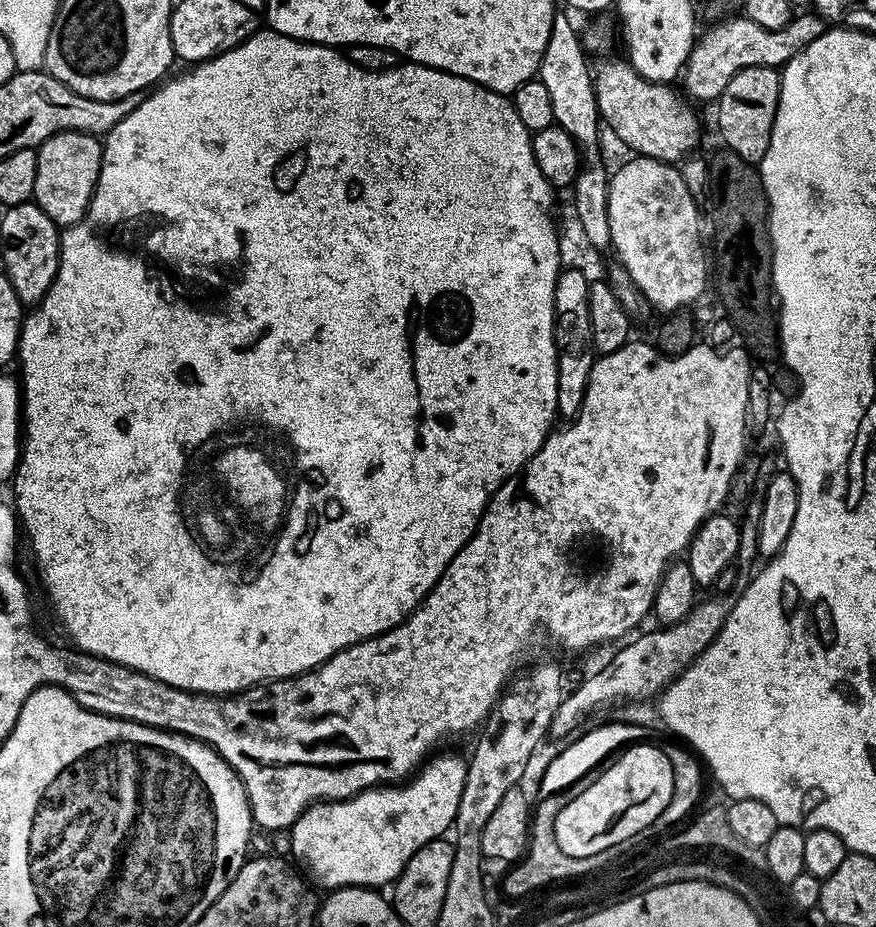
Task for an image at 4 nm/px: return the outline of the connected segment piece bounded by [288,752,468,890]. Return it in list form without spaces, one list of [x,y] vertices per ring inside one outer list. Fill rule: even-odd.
[[[442,753],[429,757],[407,782],[368,788],[350,799],[320,801],[307,808],[288,832],[293,861],[305,879],[325,890],[343,886],[382,888],[386,883],[393,883],[404,872],[409,858],[422,845],[445,835],[455,821],[468,773],[467,761],[454,754]]]

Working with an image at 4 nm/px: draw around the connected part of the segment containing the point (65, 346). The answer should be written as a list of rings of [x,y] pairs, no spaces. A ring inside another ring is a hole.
[[[260,30],[260,31],[258,31],[258,32],[256,32],[256,34],[255,34],[255,35],[252,35],[252,36],[251,36],[251,37],[249,37],[249,39],[248,39],[248,40],[246,40],[246,41],[243,41],[243,42],[242,42],[242,43],[241,43],[241,44],[240,44],[240,45],[238,45],[238,46],[237,46],[237,47],[236,47],[236,48],[234,48],[234,49],[232,49],[232,50],[231,50],[231,51],[225,51],[225,52],[222,52],[222,53],[220,53],[220,54],[219,54],[219,55],[218,55],[218,56],[216,56],[216,57],[215,57],[215,58],[213,58],[213,59],[208,59],[208,60],[204,60],[204,61],[202,61],[202,62],[200,62],[200,63],[197,63],[197,64],[196,64],[196,65],[195,65],[195,66],[192,66],[192,67],[189,67],[189,68],[188,68],[188,69],[187,69],[187,70],[189,70],[189,72],[188,72],[188,73],[186,73],[186,74],[185,74],[185,76],[176,76],[176,77],[174,77],[174,76],[175,76],[175,75],[173,75],[173,76],[172,76],[172,77],[171,77],[171,79],[169,79],[169,80],[168,80],[168,81],[167,81],[167,82],[166,82],[166,83],[163,83],[163,84],[162,84],[162,85],[161,85],[161,86],[160,86],[160,87],[162,87],[162,88],[161,88],[161,90],[160,90],[160,92],[156,92],[156,91],[153,91],[153,92],[152,92],[152,93],[151,93],[151,94],[148,94],[148,95],[152,95],[152,94],[153,94],[153,96],[148,96],[148,95],[145,95],[145,96],[144,96],[144,97],[143,97],[143,99],[141,99],[141,102],[140,102],[140,105],[139,105],[139,106],[137,106],[137,107],[136,107],[136,108],[135,108],[135,110],[133,110],[133,112],[132,112],[132,113],[131,113],[131,114],[129,114],[129,116],[127,116],[127,117],[126,117],[126,118],[122,118],[122,122],[118,122],[118,126],[114,126],[114,130],[113,130],[113,131],[112,131],[112,132],[110,132],[110,133],[108,133],[108,135],[107,135],[107,137],[106,137],[106,139],[105,139],[105,140],[104,140],[104,141],[103,141],[103,144],[102,144],[102,147],[103,147],[103,150],[104,150],[104,164],[103,164],[103,166],[101,166],[101,167],[100,167],[100,177],[99,177],[99,178],[98,178],[98,182],[97,182],[97,183],[96,183],[96,192],[95,192],[95,193],[94,193],[94,194],[93,194],[93,195],[92,195],[92,201],[91,201],[91,202],[90,202],[90,206],[89,206],[89,207],[88,207],[88,212],[87,212],[87,214],[85,214],[85,215],[84,215],[84,216],[83,216],[83,218],[81,218],[81,220],[79,220],[79,222],[78,222],[78,223],[76,223],[76,224],[74,224],[74,225],[71,225],[71,226],[68,226],[68,227],[65,227],[65,228],[64,228],[64,229],[63,229],[63,232],[62,232],[62,235],[61,235],[61,237],[60,237],[60,265],[59,265],[59,266],[58,266],[58,274],[57,274],[57,275],[56,275],[56,281],[55,281],[55,282],[54,282],[54,283],[53,283],[53,284],[52,284],[52,291],[51,291],[51,292],[48,292],[48,293],[47,293],[47,295],[45,295],[45,296],[44,296],[44,298],[43,298],[43,300],[41,300],[41,301],[40,301],[40,303],[39,303],[39,304],[37,304],[37,305],[35,305],[35,307],[33,307],[33,308],[32,308],[32,309],[31,309],[31,311],[29,311],[29,312],[28,312],[28,313],[27,313],[27,315],[25,315],[25,317],[24,317],[24,326],[23,326],[23,328],[21,328],[21,330],[20,330],[20,351],[19,351],[19,353],[18,353],[18,365],[19,365],[19,364],[20,364],[20,372],[21,372],[21,373],[20,373],[20,372],[19,372],[19,375],[20,375],[20,376],[21,376],[21,377],[22,377],[22,451],[21,451],[21,453],[20,453],[20,464],[19,464],[19,465],[18,465],[18,467],[17,467],[17,468],[16,468],[16,475],[15,475],[15,477],[14,477],[14,485],[15,485],[15,484],[16,484],[16,504],[15,504],[15,503],[14,503],[14,511],[15,511],[15,513],[16,513],[16,515],[17,515],[17,517],[18,517],[18,520],[19,520],[19,523],[20,523],[20,524],[21,524],[21,525],[22,525],[22,528],[23,528],[23,531],[24,531],[24,528],[25,528],[25,530],[26,530],[26,531],[28,531],[28,540],[29,540],[29,542],[30,542],[30,543],[32,543],[32,556],[33,556],[33,558],[34,558],[34,559],[36,559],[36,564],[37,564],[37,566],[38,566],[38,567],[40,567],[40,576],[41,576],[41,578],[42,578],[42,579],[44,579],[44,588],[45,588],[45,590],[46,590],[46,591],[48,591],[48,600],[49,600],[49,602],[50,602],[50,603],[52,603],[52,608],[53,608],[53,610],[54,610],[54,611],[56,611],[56,616],[57,616],[57,618],[58,618],[58,619],[60,619],[60,624],[61,624],[61,626],[62,626],[62,627],[64,627],[64,632],[65,632],[65,634],[66,634],[66,635],[68,635],[68,636],[69,636],[69,638],[70,638],[70,639],[72,639],[72,640],[73,640],[73,642],[72,642],[72,641],[71,641],[71,643],[72,643],[72,644],[73,644],[73,645],[75,645],[75,647],[76,647],[76,648],[77,648],[77,649],[79,649],[79,651],[82,651],[82,652],[88,652],[88,653],[89,653],[89,654],[91,654],[91,656],[100,656],[100,657],[101,657],[101,658],[103,658],[103,660],[109,660],[109,661],[110,661],[110,662],[114,662],[114,663],[115,663],[115,664],[121,664],[121,665],[122,665],[122,666],[126,666],[126,667],[127,667],[127,668],[132,668],[132,669],[133,669],[133,670],[134,670],[134,671],[135,671],[135,672],[141,672],[141,673],[142,673],[142,674],[146,674],[146,675],[147,675],[147,676],[149,676],[149,677],[150,677],[150,678],[158,678],[158,679],[159,679],[159,680],[161,680],[161,681],[162,681],[162,682],[166,682],[166,683],[167,683],[167,684],[169,684],[169,685],[170,685],[170,686],[174,686],[174,687],[175,687],[175,688],[181,688],[181,689],[182,689],[182,690],[186,690],[186,691],[187,691],[187,692],[204,692],[204,693],[206,693],[206,694],[207,694],[207,695],[208,695],[208,696],[218,696],[218,697],[221,697],[221,698],[223,698],[223,697],[225,697],[225,696],[230,696],[230,695],[233,695],[233,694],[235,694],[235,693],[238,693],[238,692],[243,692],[243,691],[244,691],[244,689],[245,689],[245,688],[252,688],[252,687],[254,687],[254,686],[255,686],[255,685],[256,685],[256,684],[267,684],[267,683],[268,683],[268,681],[269,681],[269,680],[286,680],[286,679],[288,679],[288,677],[289,677],[289,676],[301,676],[301,675],[302,675],[302,674],[303,674],[303,672],[310,672],[310,671],[312,671],[312,669],[314,669],[314,668],[316,668],[316,667],[318,667],[318,666],[319,666],[319,665],[320,665],[320,664],[324,664],[324,663],[325,663],[325,662],[326,662],[326,661],[327,661],[327,660],[329,660],[329,659],[330,659],[330,657],[332,657],[332,656],[333,656],[333,655],[334,655],[334,654],[338,654],[338,653],[339,653],[339,652],[340,652],[340,651],[341,651],[341,650],[343,650],[343,649],[344,649],[344,648],[348,648],[348,647],[350,647],[350,646],[351,646],[351,645],[352,645],[352,644],[357,644],[357,643],[358,643],[358,642],[362,642],[362,641],[363,641],[363,640],[369,640],[369,639],[370,639],[370,638],[371,638],[371,637],[372,637],[372,636],[378,636],[378,635],[380,635],[380,633],[381,633],[381,632],[388,632],[388,631],[390,631],[390,630],[391,630],[391,629],[392,629],[392,628],[393,628],[393,627],[394,627],[394,626],[396,626],[396,625],[398,625],[398,624],[400,624],[400,623],[401,623],[401,621],[403,621],[403,620],[404,620],[404,619],[405,619],[405,617],[407,617],[407,616],[408,616],[408,615],[409,615],[409,613],[411,613],[411,612],[412,612],[412,611],[413,611],[413,610],[415,610],[415,609],[416,609],[416,608],[417,608],[417,607],[418,607],[418,606],[419,606],[419,605],[420,605],[420,604],[421,604],[421,603],[422,603],[422,602],[423,602],[423,600],[424,600],[424,599],[425,599],[425,598],[426,598],[426,597],[428,597],[428,591],[430,591],[430,590],[431,590],[431,588],[433,588],[433,587],[434,587],[434,585],[435,585],[435,584],[436,584],[436,583],[437,583],[437,582],[438,582],[438,578],[442,578],[442,574],[443,574],[443,573],[444,573],[444,571],[445,571],[445,570],[446,570],[446,566],[447,566],[447,565],[448,565],[448,563],[450,563],[450,562],[451,562],[451,561],[452,561],[452,559],[453,559],[453,558],[454,558],[454,554],[458,554],[458,553],[459,553],[459,552],[460,552],[460,551],[461,551],[461,550],[462,550],[462,546],[463,546],[463,545],[464,545],[464,544],[465,544],[465,543],[466,543],[466,542],[467,542],[467,540],[468,540],[468,539],[470,539],[470,538],[471,538],[471,536],[472,536],[472,535],[473,535],[473,534],[474,534],[474,533],[476,533],[476,527],[478,527],[478,525],[480,525],[480,519],[481,519],[481,518],[482,518],[482,514],[483,514],[483,513],[484,513],[484,511],[485,511],[485,510],[486,510],[486,506],[487,506],[487,505],[488,505],[488,500],[489,500],[489,499],[490,499],[490,497],[492,497],[492,495],[494,495],[494,494],[495,494],[495,492],[496,492],[496,491],[497,491],[497,490],[498,490],[498,489],[499,489],[499,488],[500,488],[500,485],[501,485],[501,484],[503,484],[503,483],[504,483],[504,481],[505,481],[505,480],[508,480],[508,479],[510,479],[510,478],[511,478],[511,477],[512,477],[512,476],[515,476],[515,475],[516,475],[516,473],[517,473],[517,472],[519,472],[519,471],[520,471],[520,469],[521,469],[521,468],[523,468],[523,466],[524,466],[524,464],[525,464],[525,463],[526,463],[526,462],[527,462],[527,461],[528,461],[528,460],[529,460],[529,458],[530,458],[530,457],[532,457],[532,456],[533,456],[533,455],[534,455],[534,454],[535,454],[535,453],[536,453],[536,452],[537,452],[537,451],[538,451],[538,449],[540,449],[540,448],[541,448],[541,446],[543,446],[543,444],[544,444],[544,439],[546,439],[546,437],[547,437],[547,436],[548,436],[548,433],[549,433],[549,432],[551,432],[551,431],[553,431],[553,428],[554,428],[554,423],[553,423],[553,424],[552,424],[552,419],[554,419],[554,418],[555,418],[555,419],[557,419],[557,416],[558,416],[558,413],[557,413],[557,411],[556,411],[556,403],[557,403],[557,402],[558,402],[558,362],[557,362],[557,361],[556,361],[556,319],[555,319],[555,318],[554,318],[554,290],[555,290],[555,289],[556,289],[556,279],[557,279],[557,278],[559,278],[559,276],[560,276],[560,273],[561,273],[561,271],[562,271],[562,267],[561,267],[561,264],[560,264],[560,260],[559,260],[559,238],[558,238],[558,224],[557,224],[557,221],[556,221],[556,220],[555,220],[555,222],[554,222],[554,221],[552,221],[552,192],[553,192],[553,193],[554,193],[554,188],[553,188],[553,185],[551,185],[551,184],[549,184],[549,182],[548,182],[548,180],[547,180],[547,179],[546,179],[546,177],[545,177],[545,176],[544,176],[544,175],[543,175],[543,174],[542,174],[542,170],[538,170],[538,162],[534,162],[534,150],[533,150],[533,149],[532,149],[532,133],[531,133],[531,132],[529,132],[529,131],[528,131],[528,128],[527,128],[527,127],[526,127],[526,126],[522,126],[522,118],[518,118],[518,110],[514,110],[514,106],[513,106],[513,105],[512,105],[512,102],[511,102],[511,99],[509,99],[509,97],[508,97],[508,96],[507,96],[507,95],[505,95],[505,93],[502,93],[502,92],[495,92],[495,91],[494,91],[494,90],[490,90],[490,89],[489,89],[489,88],[483,88],[483,86],[482,86],[482,85],[481,85],[481,84],[475,84],[475,83],[474,83],[474,82],[470,82],[470,81],[469,81],[469,80],[467,80],[467,79],[466,79],[466,78],[462,78],[462,77],[461,77],[461,76],[455,76],[455,75],[454,75],[454,74],[450,74],[450,73],[449,73],[449,72],[443,72],[443,71],[442,71],[442,70],[438,70],[438,69],[437,69],[437,68],[427,68],[427,67],[426,67],[426,66],[425,66],[425,64],[413,64],[413,63],[411,63],[411,62],[404,62],[404,63],[401,63],[401,64],[400,64],[400,65],[399,65],[399,66],[397,66],[397,67],[395,67],[395,68],[385,68],[385,69],[384,69],[384,71],[382,71],[382,72],[371,72],[371,71],[370,71],[370,70],[366,70],[366,69],[365,69],[365,68],[360,68],[360,67],[359,67],[359,66],[357,66],[357,64],[355,64],[355,63],[354,63],[354,62],[350,62],[350,61],[349,61],[349,60],[348,60],[348,57],[347,57],[347,55],[345,55],[345,53],[344,53],[344,52],[343,52],[343,51],[340,51],[340,50],[337,50],[337,49],[336,49],[336,48],[335,48],[335,47],[332,47],[332,46],[329,46],[329,45],[327,45],[327,44],[312,44],[312,43],[311,43],[311,42],[310,42],[310,41],[309,41],[309,40],[295,40],[295,39],[294,39],[294,38],[290,38],[290,37],[289,37],[289,36],[279,36],[279,35],[278,35],[278,33],[276,33],[276,32],[273,32],[273,31],[271,31],[271,30]],[[217,430],[219,430],[219,432],[220,432],[220,440],[204,440],[204,436],[212,436],[212,432],[217,432]]]

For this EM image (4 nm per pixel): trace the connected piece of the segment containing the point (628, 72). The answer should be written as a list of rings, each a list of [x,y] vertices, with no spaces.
[[[600,58],[594,64],[594,83],[596,89],[597,109],[600,111],[601,121],[612,127],[612,132],[628,148],[633,148],[633,153],[649,156],[655,160],[665,162],[680,162],[690,157],[697,151],[696,143],[700,140],[700,120],[693,105],[679,91],[672,89],[671,83],[654,84],[652,81],[639,76],[632,69],[627,59],[608,60],[612,58]]]

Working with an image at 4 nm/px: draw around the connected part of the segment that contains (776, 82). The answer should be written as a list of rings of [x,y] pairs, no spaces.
[[[750,66],[726,86],[716,108],[716,120],[720,123],[720,136],[731,151],[739,154],[743,160],[759,165],[770,146],[770,134],[774,130],[774,118],[780,101],[780,72],[766,66]]]

